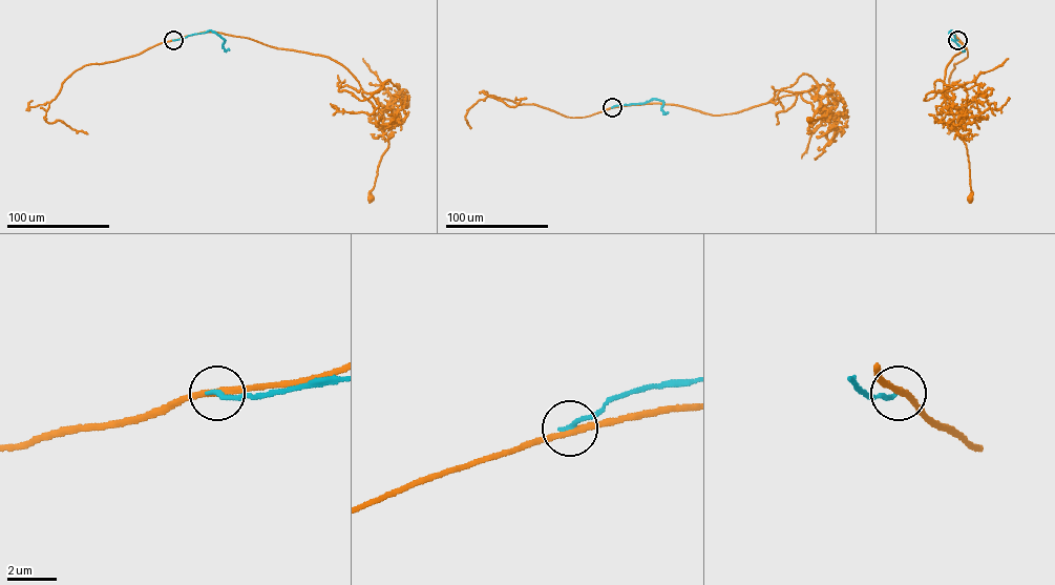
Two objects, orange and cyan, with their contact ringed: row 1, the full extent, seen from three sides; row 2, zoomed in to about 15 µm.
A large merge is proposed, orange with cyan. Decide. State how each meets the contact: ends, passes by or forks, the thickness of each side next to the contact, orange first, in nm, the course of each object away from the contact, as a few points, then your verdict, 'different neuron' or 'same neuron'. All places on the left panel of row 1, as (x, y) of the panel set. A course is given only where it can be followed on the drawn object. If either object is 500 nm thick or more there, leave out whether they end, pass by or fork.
orange passes by; cyan ends there; 280 nm thick on the orange side, 200 nm on the other; orange runs (173, 40), (220, 33), (326, 57), (346, 68), (388, 138), (370, 197); cyan runs (173, 40), (210, 30), (224, 39), (225, 50), (229, 49); different neuron

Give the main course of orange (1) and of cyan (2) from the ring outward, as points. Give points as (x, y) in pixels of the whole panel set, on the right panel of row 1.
1: (957, 40), (953, 32), (966, 48), (946, 66), (943, 89), (962, 120), (957, 131), (967, 148), (970, 197)
2: (957, 40), (951, 30), (950, 38), (963, 49)

